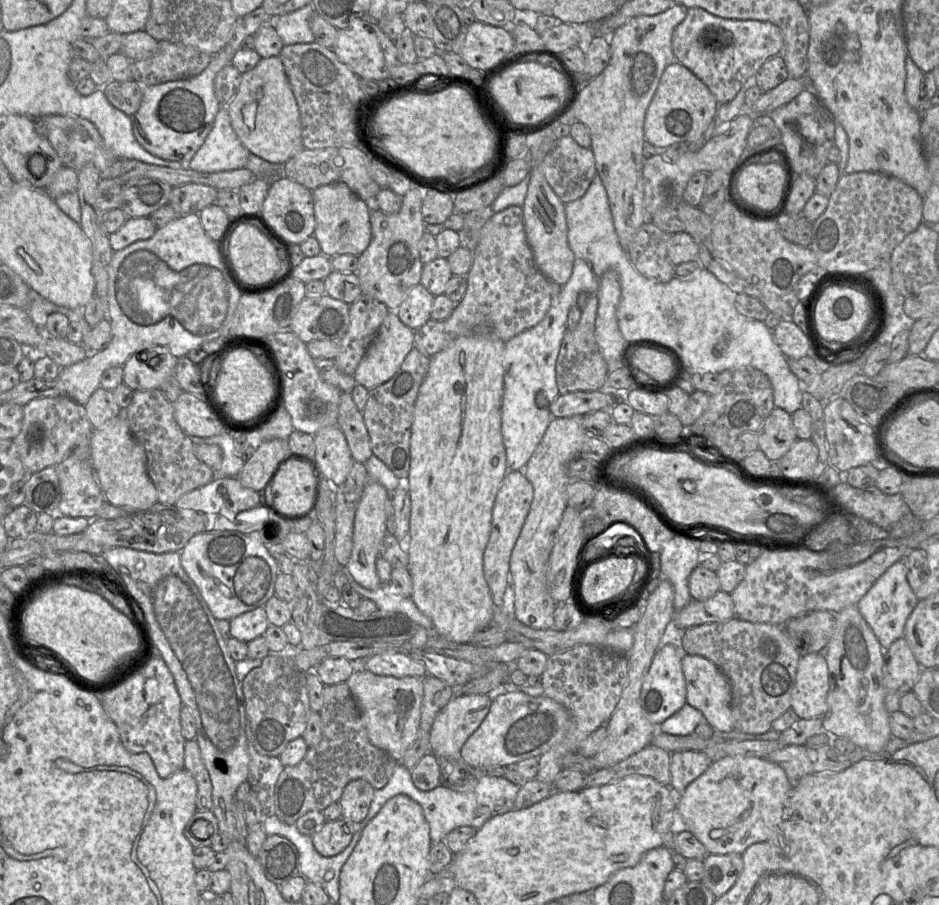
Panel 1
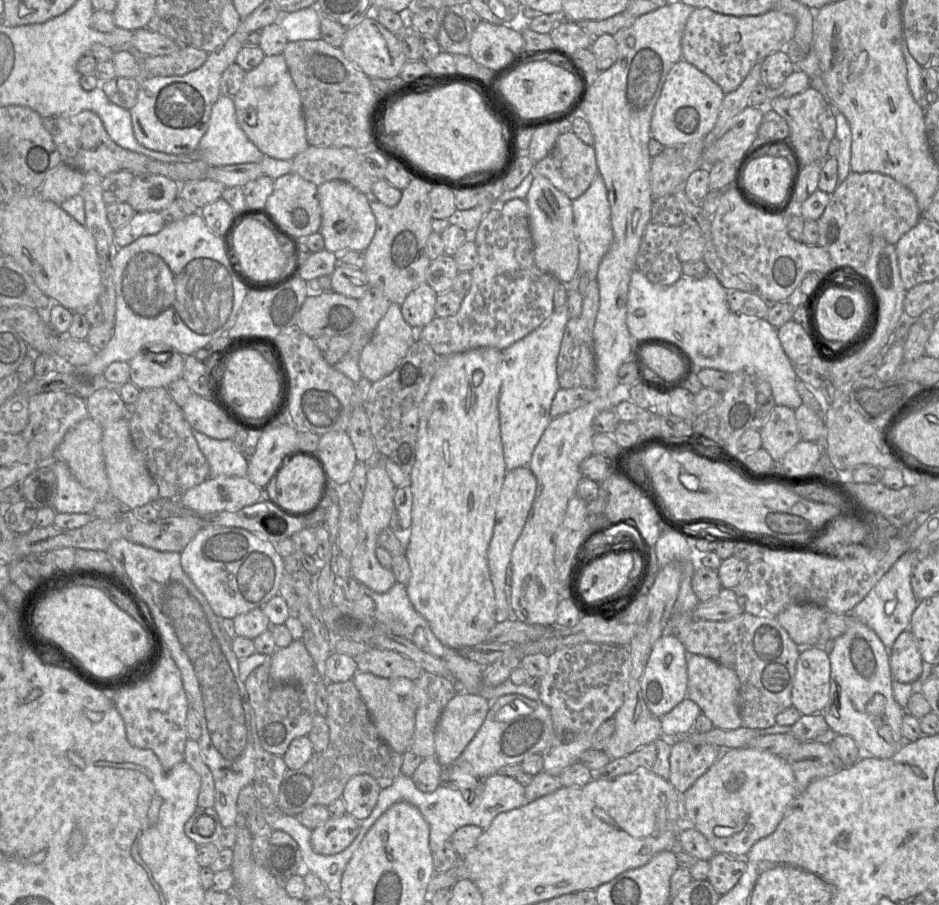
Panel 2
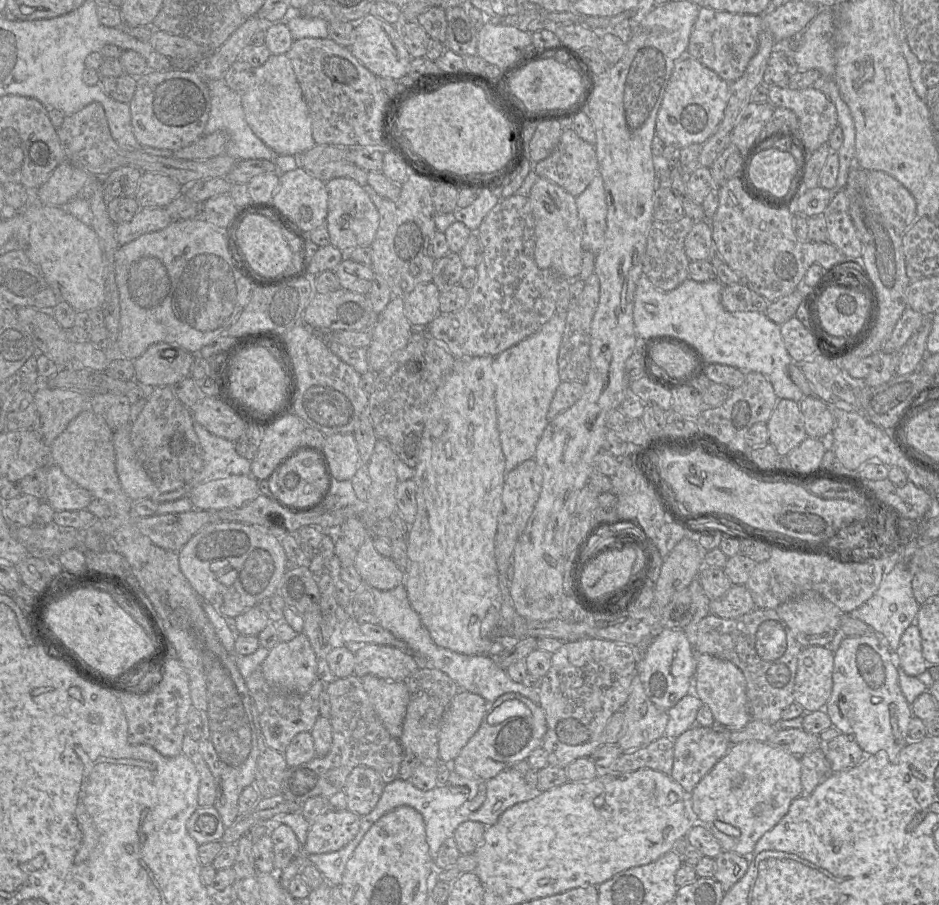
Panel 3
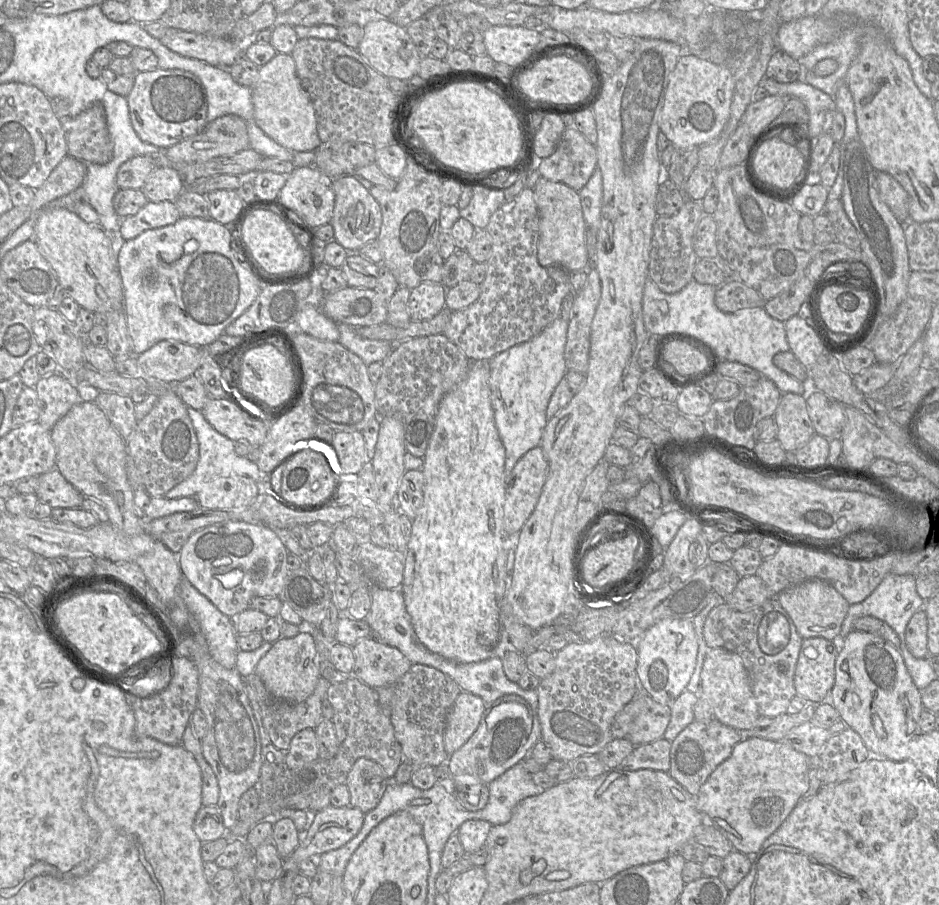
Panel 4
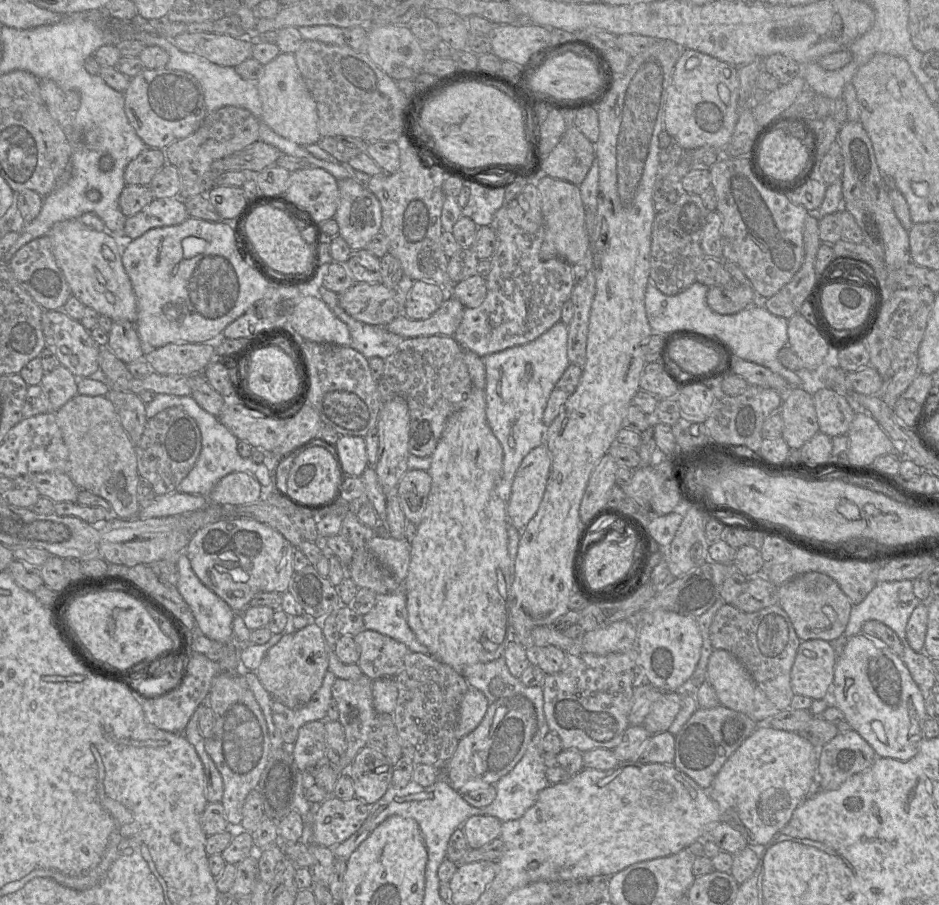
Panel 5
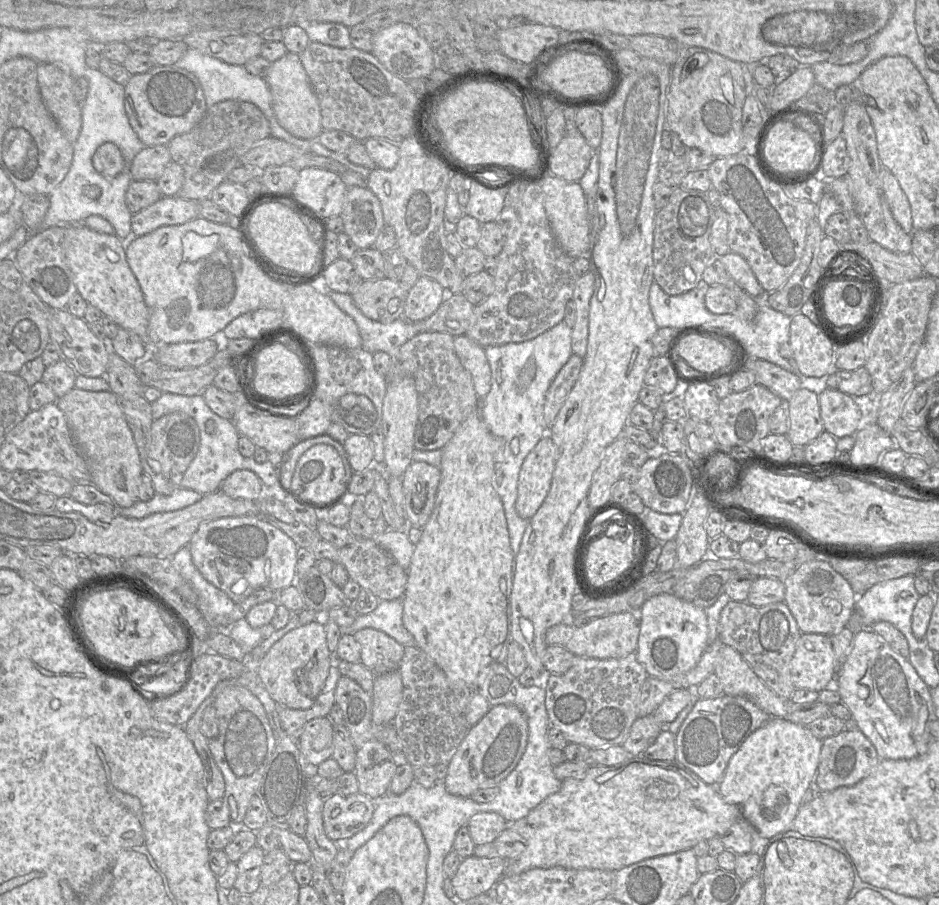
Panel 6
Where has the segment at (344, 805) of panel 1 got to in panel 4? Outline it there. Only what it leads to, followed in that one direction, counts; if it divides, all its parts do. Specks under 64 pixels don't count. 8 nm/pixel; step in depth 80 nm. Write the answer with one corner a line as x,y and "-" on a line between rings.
359,758
345,782
350,792
350,805
368,813
377,807
391,781
378,763

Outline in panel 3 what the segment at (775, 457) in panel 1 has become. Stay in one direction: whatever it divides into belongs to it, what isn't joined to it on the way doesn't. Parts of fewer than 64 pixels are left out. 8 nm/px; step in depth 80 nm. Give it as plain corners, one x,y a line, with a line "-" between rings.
779,399
766,423
769,443
781,456
786,456
807,437
799,402

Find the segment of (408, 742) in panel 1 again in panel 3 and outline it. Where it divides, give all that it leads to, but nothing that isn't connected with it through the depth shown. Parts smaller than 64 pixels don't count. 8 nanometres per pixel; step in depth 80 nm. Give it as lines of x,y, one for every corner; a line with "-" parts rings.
373,675
362,676
360,680
384,727
399,740
409,703
406,681
384,680

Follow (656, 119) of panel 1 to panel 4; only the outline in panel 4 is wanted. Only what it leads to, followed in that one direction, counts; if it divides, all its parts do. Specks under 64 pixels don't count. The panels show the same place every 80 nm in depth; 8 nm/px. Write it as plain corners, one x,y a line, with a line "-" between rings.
684,51
669,76
664,106
659,117
660,131
682,151
715,140
729,119
734,88
734,74
727,66

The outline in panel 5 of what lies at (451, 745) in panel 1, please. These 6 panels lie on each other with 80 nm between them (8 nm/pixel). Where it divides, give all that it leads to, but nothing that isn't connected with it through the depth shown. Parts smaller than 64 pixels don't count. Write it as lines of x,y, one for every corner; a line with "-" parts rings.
470,687
459,707
459,718
455,731
459,740
481,723
488,707
489,703
485,695
481,691

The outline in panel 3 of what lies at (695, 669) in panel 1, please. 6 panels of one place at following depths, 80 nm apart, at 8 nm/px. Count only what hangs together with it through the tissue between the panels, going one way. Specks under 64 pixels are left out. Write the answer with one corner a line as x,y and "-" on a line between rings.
710,654
698,655
695,672
695,694
707,705
714,717
717,727
726,730
738,730
751,720
746,695
746,680
743,672
732,662

